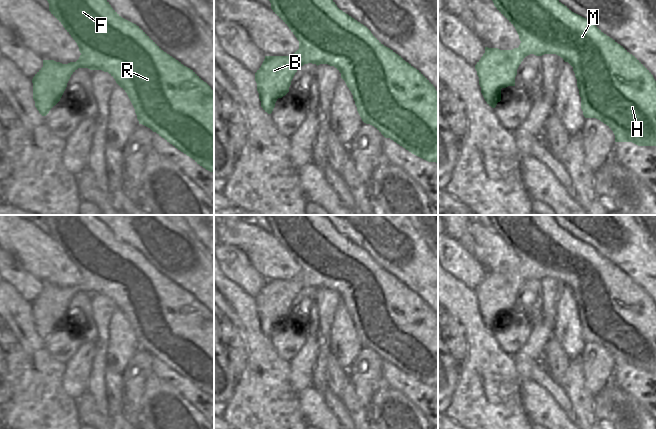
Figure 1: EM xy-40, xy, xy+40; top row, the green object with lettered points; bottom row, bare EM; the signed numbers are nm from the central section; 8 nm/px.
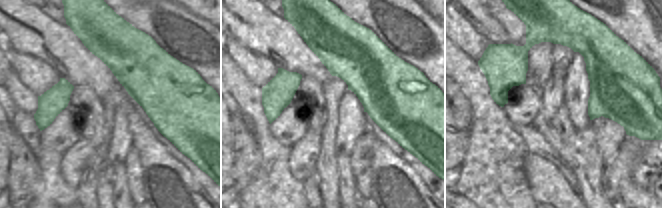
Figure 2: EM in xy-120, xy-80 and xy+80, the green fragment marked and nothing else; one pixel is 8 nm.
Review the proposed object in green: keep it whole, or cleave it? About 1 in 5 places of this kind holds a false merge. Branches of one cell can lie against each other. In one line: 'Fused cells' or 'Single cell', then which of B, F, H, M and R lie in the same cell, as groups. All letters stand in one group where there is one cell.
Single cell. Groups: B F H M R.

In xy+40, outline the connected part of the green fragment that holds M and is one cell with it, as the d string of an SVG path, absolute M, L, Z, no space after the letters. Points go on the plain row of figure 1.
M488 215L489 219L497 234L515 251L519 263L521 265L518 272L512 274L500 274L498 272L485 271L485 277L475 289L477 299L479 301L479 309L481 317L489 330L495 332L497 327L501 325L501 313L508 310L515 310L515 301L517 293L523 283L534 278L542 280L544 278L556 278L572 291L577 303L577 311L581 321L581 333L585 342L596 342L606 348L615 359L615 366L632 366L638 370L656 370L656 305L651 296L632 278L630 278L623 270L615 264L604 258L593 246L572 236L567 230L562 228L553 218L552 215Z

